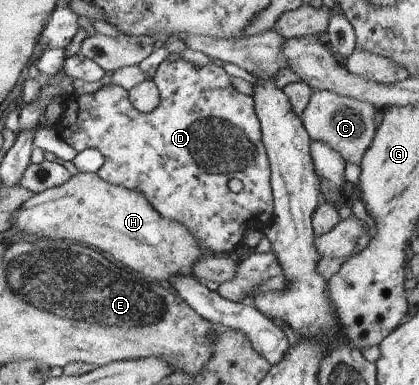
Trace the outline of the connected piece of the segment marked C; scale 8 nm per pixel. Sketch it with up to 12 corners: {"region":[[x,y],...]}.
{"region":[[312,91],[300,119],[312,140],[361,166],[377,108]]}

